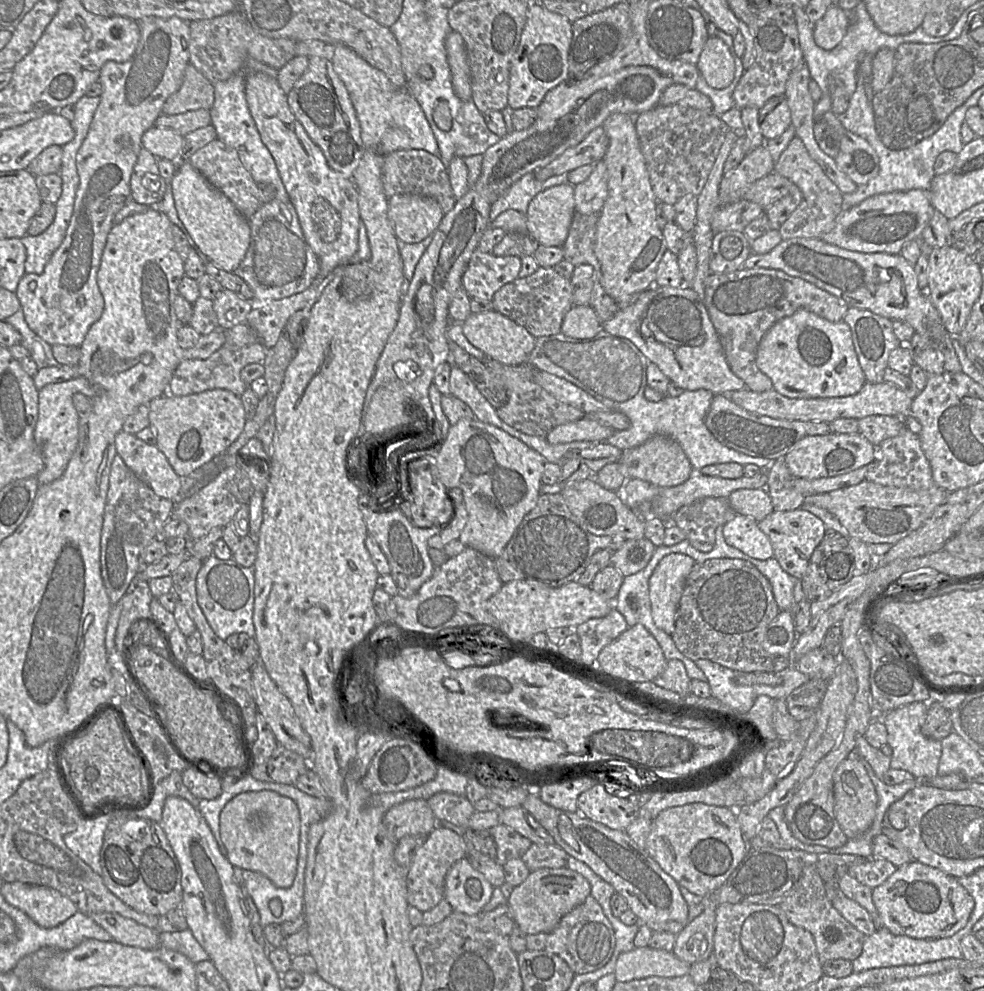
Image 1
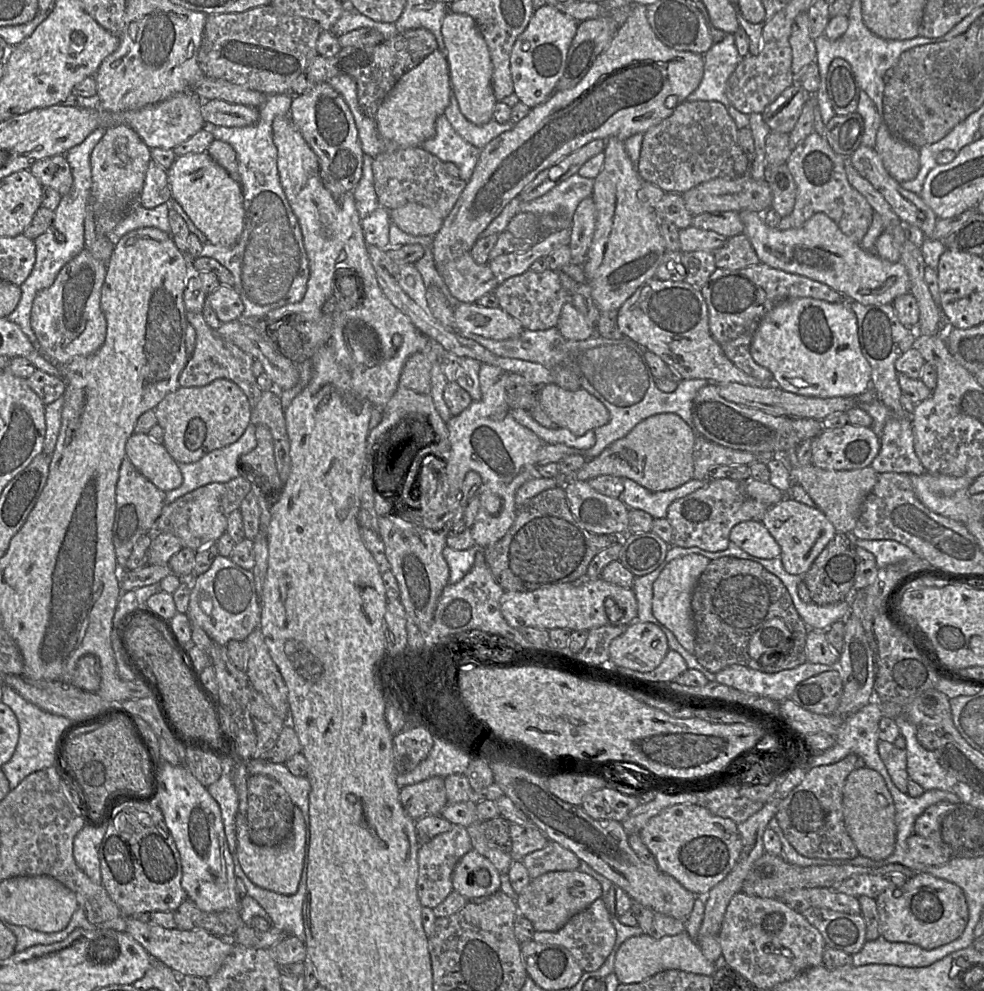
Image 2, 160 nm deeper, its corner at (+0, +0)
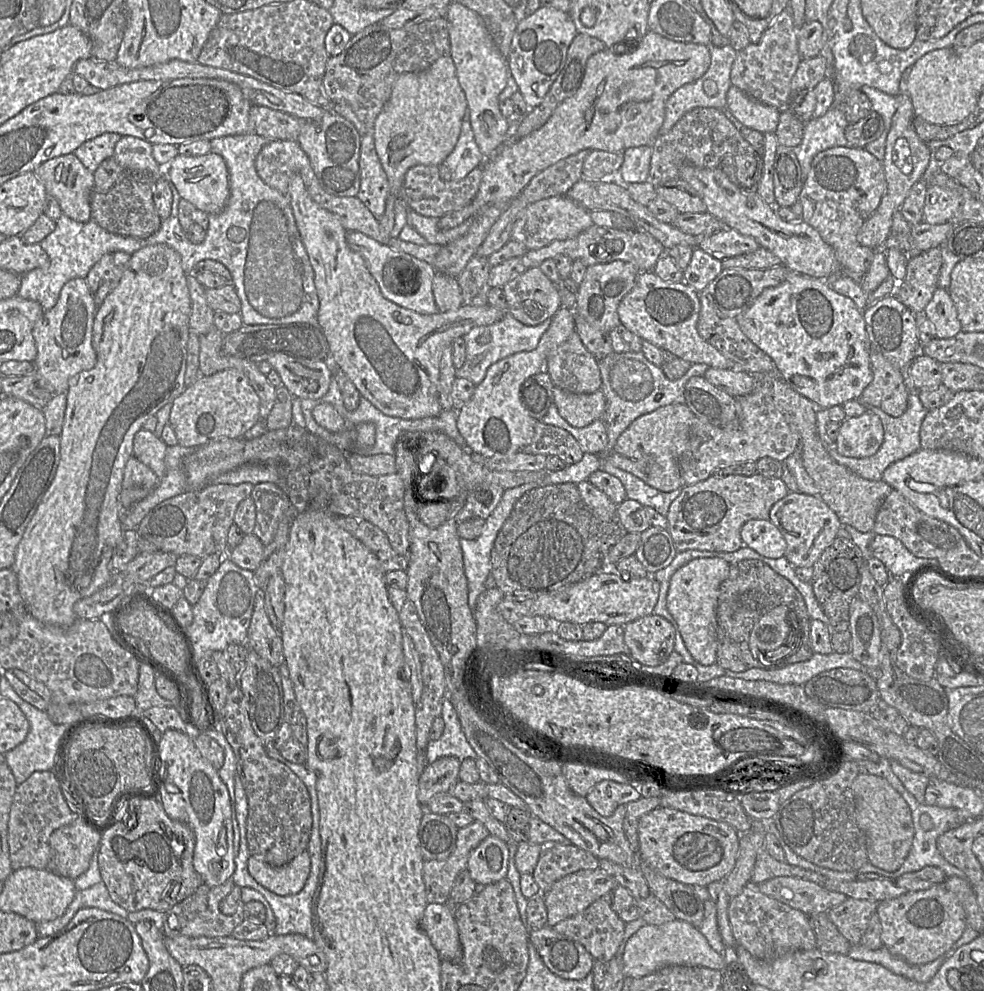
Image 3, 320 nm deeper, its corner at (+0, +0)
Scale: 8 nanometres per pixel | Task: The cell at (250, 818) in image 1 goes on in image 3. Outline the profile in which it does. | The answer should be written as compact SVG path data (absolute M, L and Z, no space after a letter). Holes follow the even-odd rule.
M307 850L283 866L272 866L254 855L247 863L250 875L263 887L278 895L300 892L310 874L310 855Z

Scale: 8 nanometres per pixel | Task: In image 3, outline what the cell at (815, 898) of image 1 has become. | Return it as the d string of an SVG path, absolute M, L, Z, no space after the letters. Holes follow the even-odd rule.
M847 897L844 902L829 910L827 915L852 945L858 945L871 916L877 911L878 903Z

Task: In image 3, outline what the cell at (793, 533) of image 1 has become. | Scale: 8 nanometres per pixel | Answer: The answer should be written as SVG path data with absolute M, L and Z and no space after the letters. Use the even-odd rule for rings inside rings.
M789 492L774 504L770 510L769 520L783 535L787 549L784 557L795 567L813 567L824 550L838 536L842 523L836 513L819 497L798 492Z

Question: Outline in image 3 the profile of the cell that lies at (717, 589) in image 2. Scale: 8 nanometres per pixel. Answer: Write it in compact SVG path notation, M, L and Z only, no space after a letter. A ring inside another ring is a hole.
M742 560L730 564L729 575L720 586L718 606L716 611L717 620L717 654L716 664L724 670L744 672L751 668L760 668L764 664L757 660L749 648L749 639L755 624L773 608L785 605L794 612L791 614L792 624L796 631L791 641L796 647L788 651L786 656L776 661L775 664L784 664L784 667L809 660L813 654L810 638L811 618L805 601L796 587L784 576L774 571L769 565L759 560ZM797 627L802 630L802 637L797 640Z

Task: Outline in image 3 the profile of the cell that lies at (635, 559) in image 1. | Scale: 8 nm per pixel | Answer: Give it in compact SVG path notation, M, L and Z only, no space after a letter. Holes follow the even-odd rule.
M650 527L640 535L634 556L649 575L667 567L677 555L674 541L668 529Z

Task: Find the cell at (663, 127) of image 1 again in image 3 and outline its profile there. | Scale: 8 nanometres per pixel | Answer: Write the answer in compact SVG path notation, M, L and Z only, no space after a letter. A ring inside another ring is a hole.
M694 108L684 114L668 133L658 136L653 142L649 180L656 185L680 179L679 166L683 162L699 168L717 168L725 155L731 155L735 161L740 188L756 193L759 182L755 183L755 174L760 167L757 167L755 149L742 137L740 130L728 120L722 109Z

